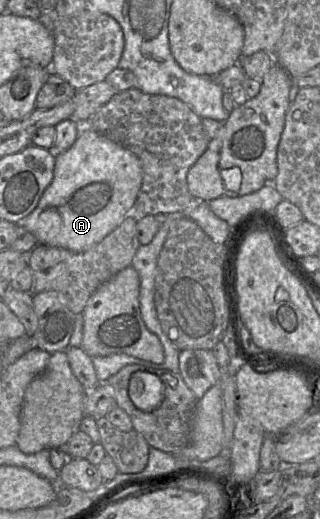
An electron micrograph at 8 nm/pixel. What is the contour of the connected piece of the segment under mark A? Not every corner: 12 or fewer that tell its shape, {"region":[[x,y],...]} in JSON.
{"region":[[87,126],[17,222],[84,252],[133,212],[139,158]]}

